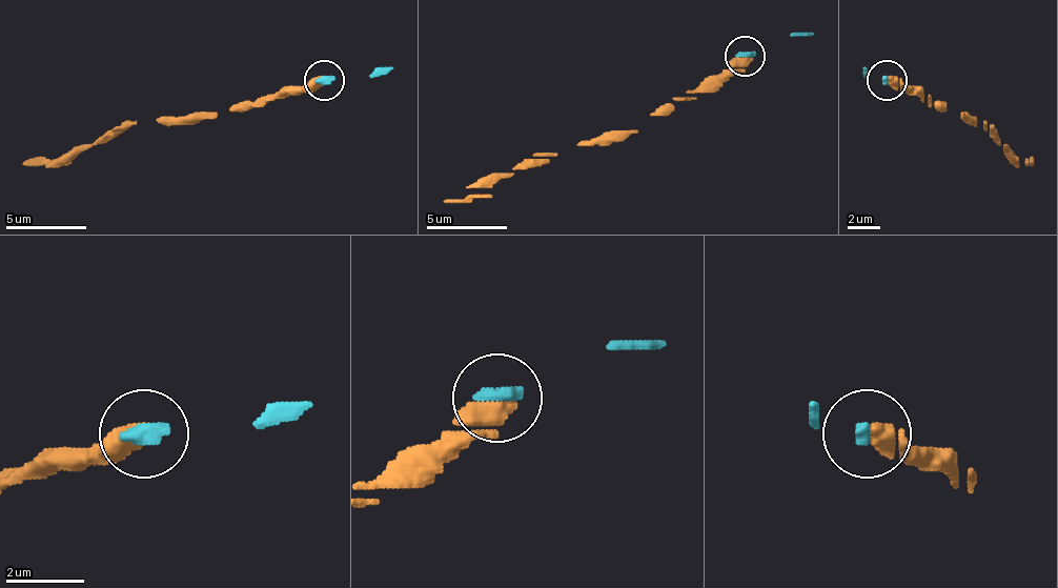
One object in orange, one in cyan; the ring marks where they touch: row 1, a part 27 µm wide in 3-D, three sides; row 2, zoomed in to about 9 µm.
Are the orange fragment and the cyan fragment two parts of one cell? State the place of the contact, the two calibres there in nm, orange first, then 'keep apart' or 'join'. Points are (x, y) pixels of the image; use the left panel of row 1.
place (324, 80); calibres 400 and 400 nm; join

